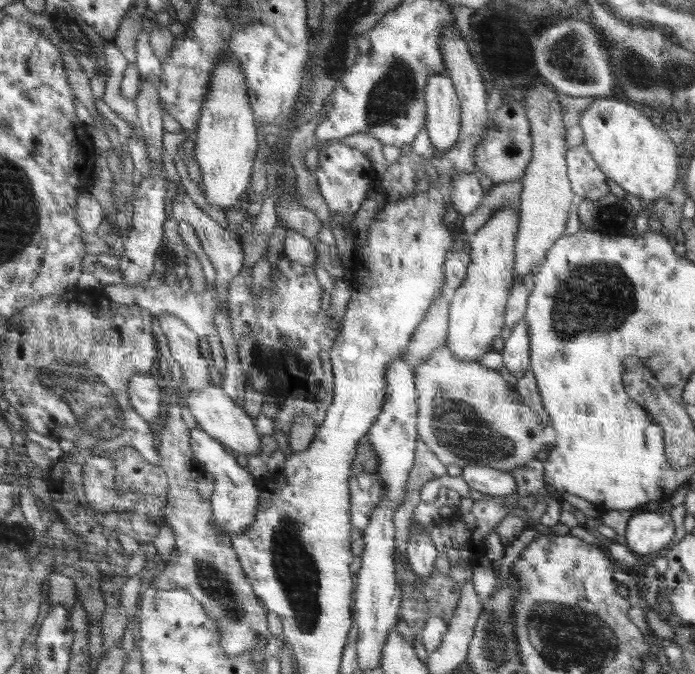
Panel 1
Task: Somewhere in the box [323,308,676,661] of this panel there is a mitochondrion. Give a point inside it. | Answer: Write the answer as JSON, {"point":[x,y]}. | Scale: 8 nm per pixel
{"point":[459,428]}

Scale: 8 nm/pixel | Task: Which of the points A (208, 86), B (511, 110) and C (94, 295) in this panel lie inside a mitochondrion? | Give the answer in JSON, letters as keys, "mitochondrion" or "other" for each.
{"A":"other","B":"other","C":"other"}

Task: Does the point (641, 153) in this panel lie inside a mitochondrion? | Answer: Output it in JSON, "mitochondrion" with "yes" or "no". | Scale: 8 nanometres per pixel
{"mitochondrion":"no"}

